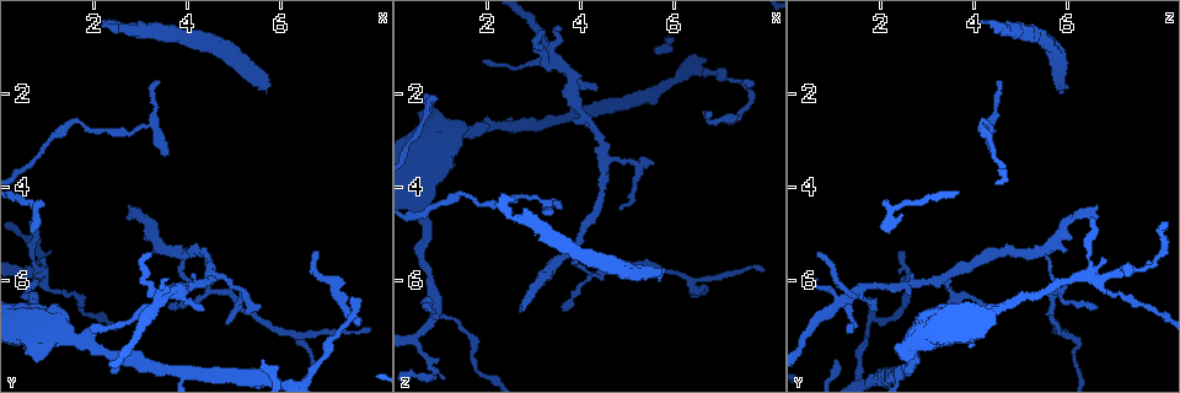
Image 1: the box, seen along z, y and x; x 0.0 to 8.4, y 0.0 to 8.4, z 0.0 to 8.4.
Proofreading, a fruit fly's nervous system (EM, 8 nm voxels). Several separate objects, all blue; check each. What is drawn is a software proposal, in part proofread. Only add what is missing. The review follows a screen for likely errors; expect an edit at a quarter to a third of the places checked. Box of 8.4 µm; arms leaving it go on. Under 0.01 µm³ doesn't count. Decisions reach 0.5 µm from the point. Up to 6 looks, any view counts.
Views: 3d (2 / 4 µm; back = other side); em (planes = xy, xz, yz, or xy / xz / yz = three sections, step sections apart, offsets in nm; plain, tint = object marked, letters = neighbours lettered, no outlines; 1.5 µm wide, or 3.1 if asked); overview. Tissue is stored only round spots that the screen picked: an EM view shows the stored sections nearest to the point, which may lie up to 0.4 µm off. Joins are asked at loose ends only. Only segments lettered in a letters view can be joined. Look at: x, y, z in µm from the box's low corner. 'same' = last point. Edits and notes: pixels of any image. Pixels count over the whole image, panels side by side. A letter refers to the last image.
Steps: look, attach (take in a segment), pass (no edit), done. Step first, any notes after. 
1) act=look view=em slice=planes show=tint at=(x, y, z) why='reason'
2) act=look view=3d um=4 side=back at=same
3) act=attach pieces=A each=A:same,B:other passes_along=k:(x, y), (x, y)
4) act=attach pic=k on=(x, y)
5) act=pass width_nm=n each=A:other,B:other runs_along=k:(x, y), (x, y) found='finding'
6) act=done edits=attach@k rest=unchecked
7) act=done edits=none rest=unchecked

act=look view=em slice=yz step=8 show=letters at=(2.70, 4.45, 6.65) why='tapers out'

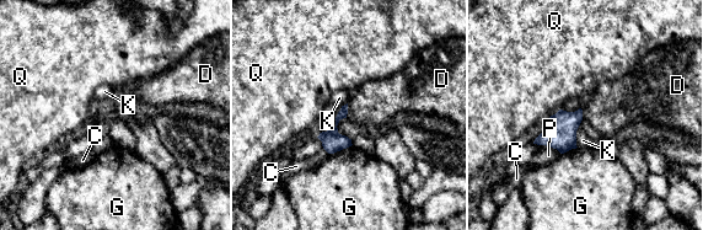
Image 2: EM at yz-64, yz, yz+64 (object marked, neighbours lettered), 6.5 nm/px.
act=attach pieces=D longest_contact=G:170nm each=C:other,D:same,G:other,K:other,P:other,Q:other found='the neuron continues'

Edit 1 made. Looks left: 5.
act=look view=em slice=planes show=letters at=(6.75, 5.35, 2.45) why='tapers out'

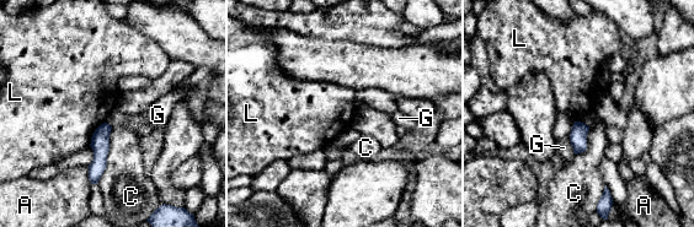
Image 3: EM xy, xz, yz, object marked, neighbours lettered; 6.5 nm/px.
act=pass width_nm=110 each=A:other,C:other,G:other,L:other border=3:(105, 122), (95, 130), (89, 145) found='none of them fits'

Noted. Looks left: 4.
act=look view=3d um=2 at=(3.50, 3.40, 4.40) why='thin end'

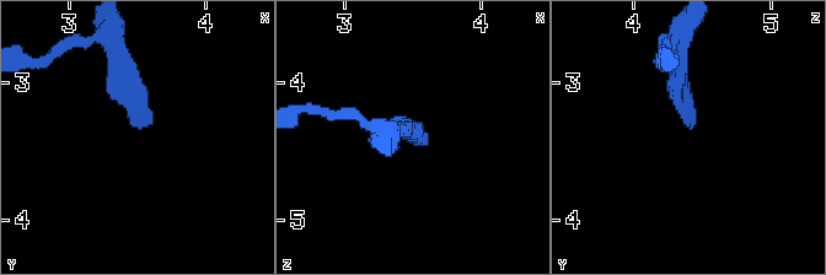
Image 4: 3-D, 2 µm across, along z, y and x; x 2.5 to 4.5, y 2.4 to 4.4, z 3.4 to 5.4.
act=look view=em slice=planes show=plain at=(3.52, 3.32, 4.46)

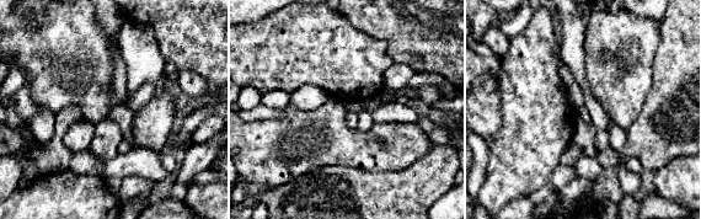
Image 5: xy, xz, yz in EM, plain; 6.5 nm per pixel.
act=look view=em slice=planes show=letters at=same

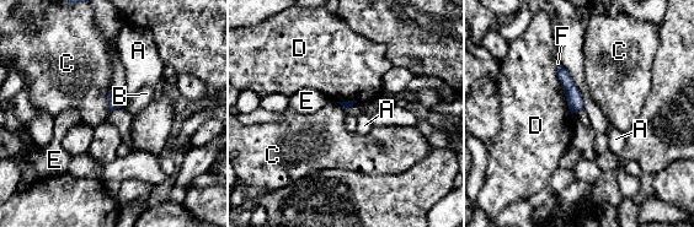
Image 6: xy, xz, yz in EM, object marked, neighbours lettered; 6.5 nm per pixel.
act=pass each=A:other,B:other,C:other,D:other,E:other,F:other runs_along=6:(560, 70), (572, 93), (574, 109) found='none of them fits'

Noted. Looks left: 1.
act=done edits=attach@2 rest=unchecked

